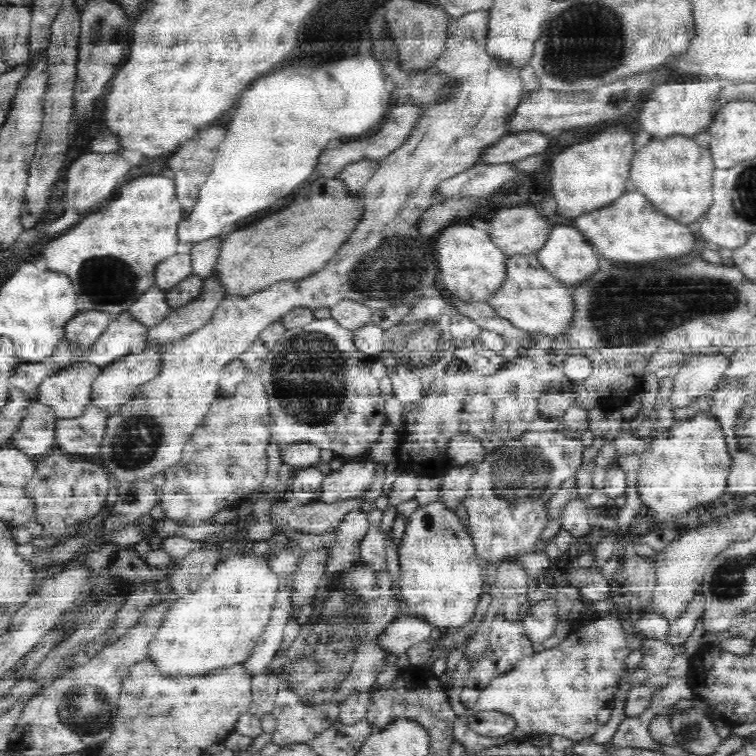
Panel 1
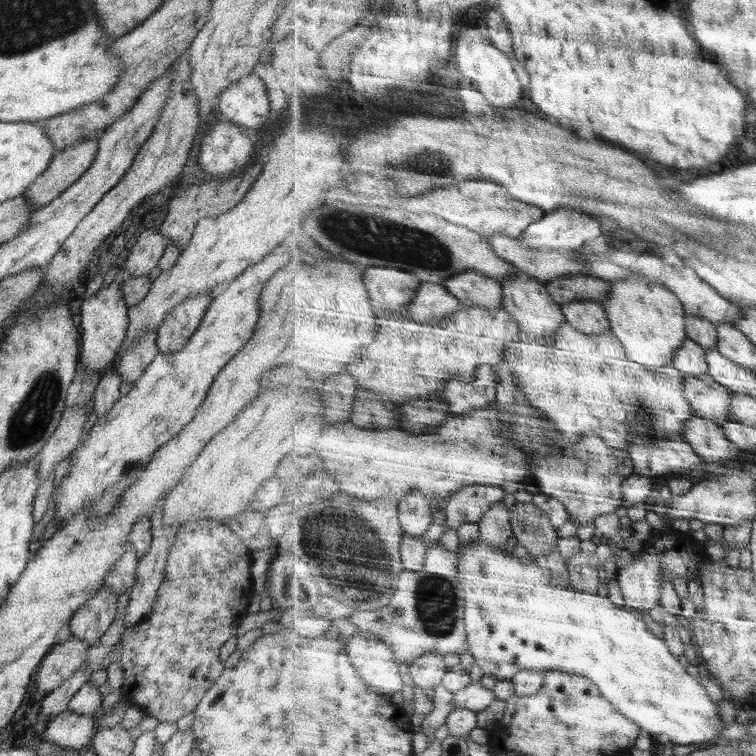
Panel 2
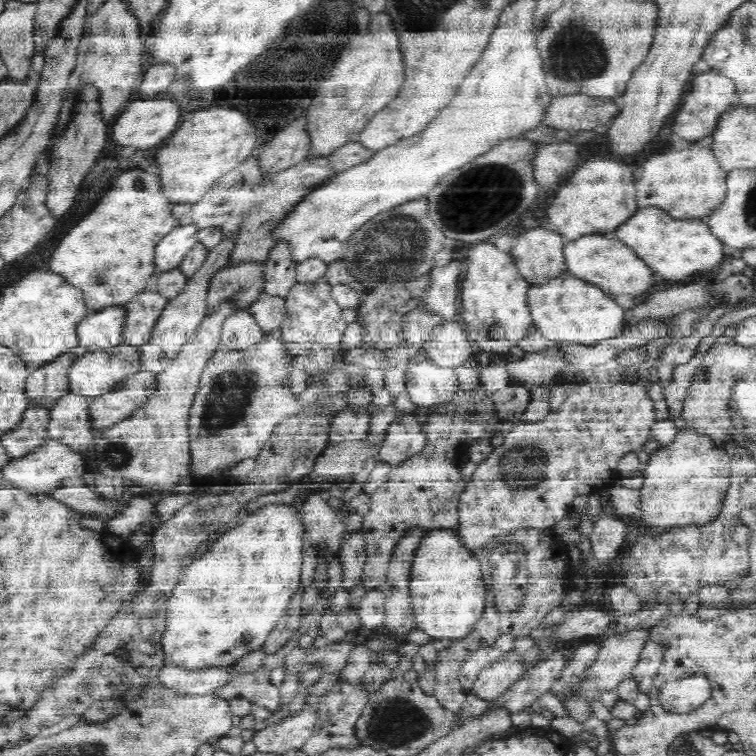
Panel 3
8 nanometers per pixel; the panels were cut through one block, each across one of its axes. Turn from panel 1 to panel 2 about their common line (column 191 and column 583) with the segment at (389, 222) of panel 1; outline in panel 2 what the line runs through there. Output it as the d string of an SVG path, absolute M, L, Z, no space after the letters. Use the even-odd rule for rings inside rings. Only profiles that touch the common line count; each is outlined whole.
M566 322L560 330L556 330L556 336L554 336L552 341L548 342L548 344L544 344L544 342L540 342L540 340L536 340L536 338L530 338L529 340L522 340L520 343L512 344L507 350L507 357L504 363L508 364L508 366L512 368L512 372L516 372L516 376L520 378L520 386L522 386L522 390L524 390L528 402L530 402L536 410L540 410L542 416L546 416L552 424L556 424L556 426L560 428L560 432L564 434L564 438L568 438L572 444L578 444L578 442L584 438L584 434L588 434L588 432L594 430L594 432L600 434L612 448L616 448L616 450L620 450L620 452L624 452L624 450L631 452L630 448L632 448L632 445L639 439L643 439L644 441L658 441L659 439L668 439L669 437L684 438L683 435L687 432L687 423L697 418L695 408L693 408L691 400L689 400L687 396L686 387L684 387L684 382L686 382L685 372L677 369L673 364L654 370L654 368L648 368L648 366L644 366L644 364L632 360L631 357L628 356L627 348L623 345L623 341L616 336L613 330L594 336L594 334L586 334L586 332L582 332L582 330L578 328L574 328L570 322Z

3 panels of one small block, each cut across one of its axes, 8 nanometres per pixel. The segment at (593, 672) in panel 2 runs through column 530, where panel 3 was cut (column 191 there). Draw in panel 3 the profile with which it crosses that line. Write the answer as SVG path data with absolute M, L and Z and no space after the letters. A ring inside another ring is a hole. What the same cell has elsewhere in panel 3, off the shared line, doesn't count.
M266 504L262 508L258 508L256 512L252 512L248 518L243 518L240 526L236 526L234 530L230 530L218 538L216 542L208 548L206 554L193 559L188 566L184 566L183 570L172 588L172 595L166 601L167 617L165 620L164 632L161 636L162 650L166 656L167 662L180 665L190 670L200 670L207 668L221 669L229 668L232 664L242 659L249 652L260 651L266 637L280 620L281 616L286 612L292 595L298 592L300 585L300 568L302 568L302 558L304 556L304 524L300 518L300 510L292 504Z

